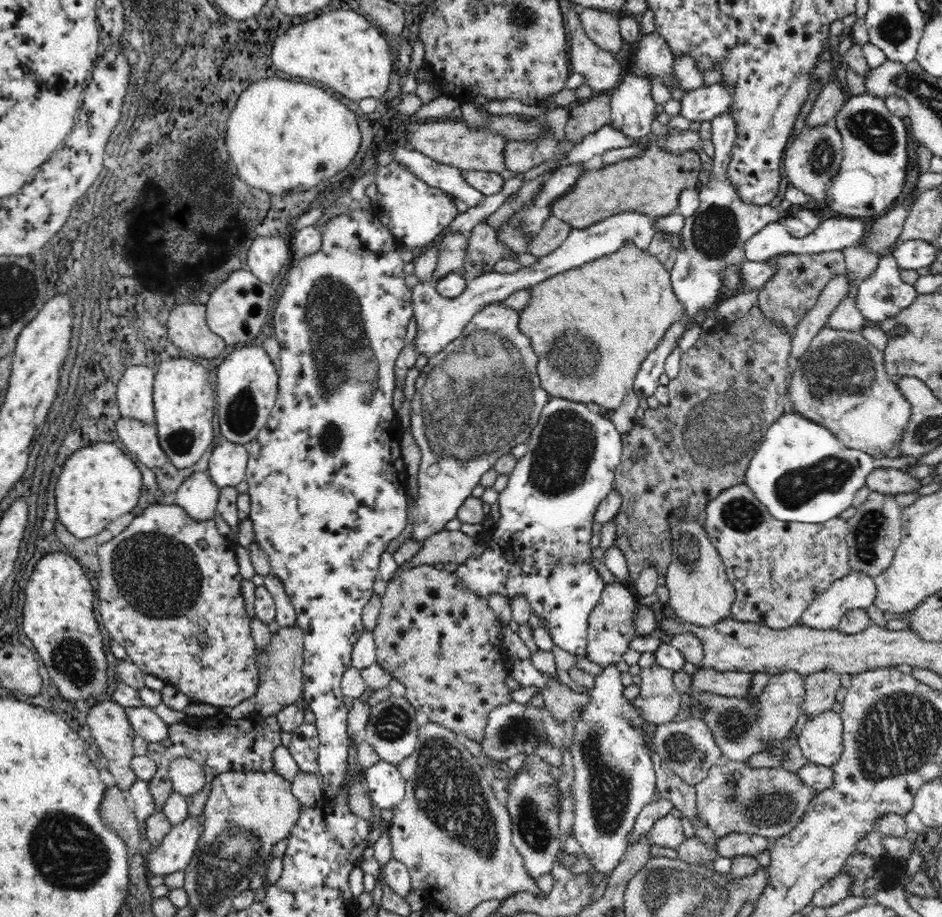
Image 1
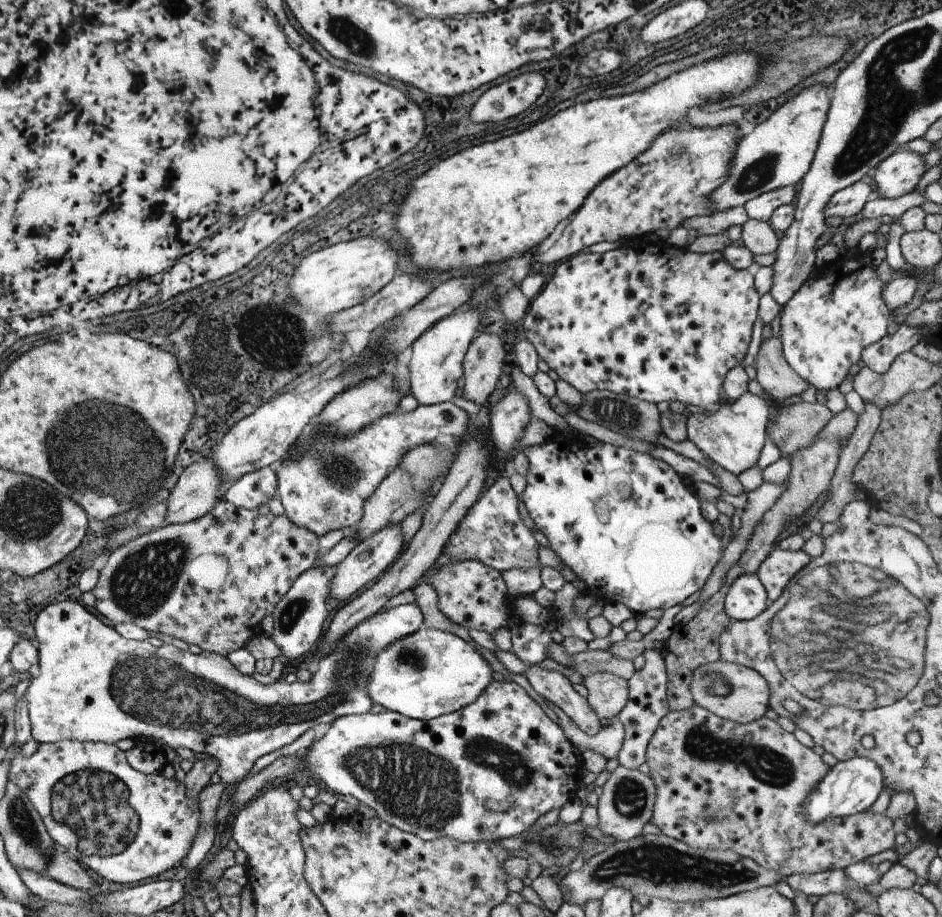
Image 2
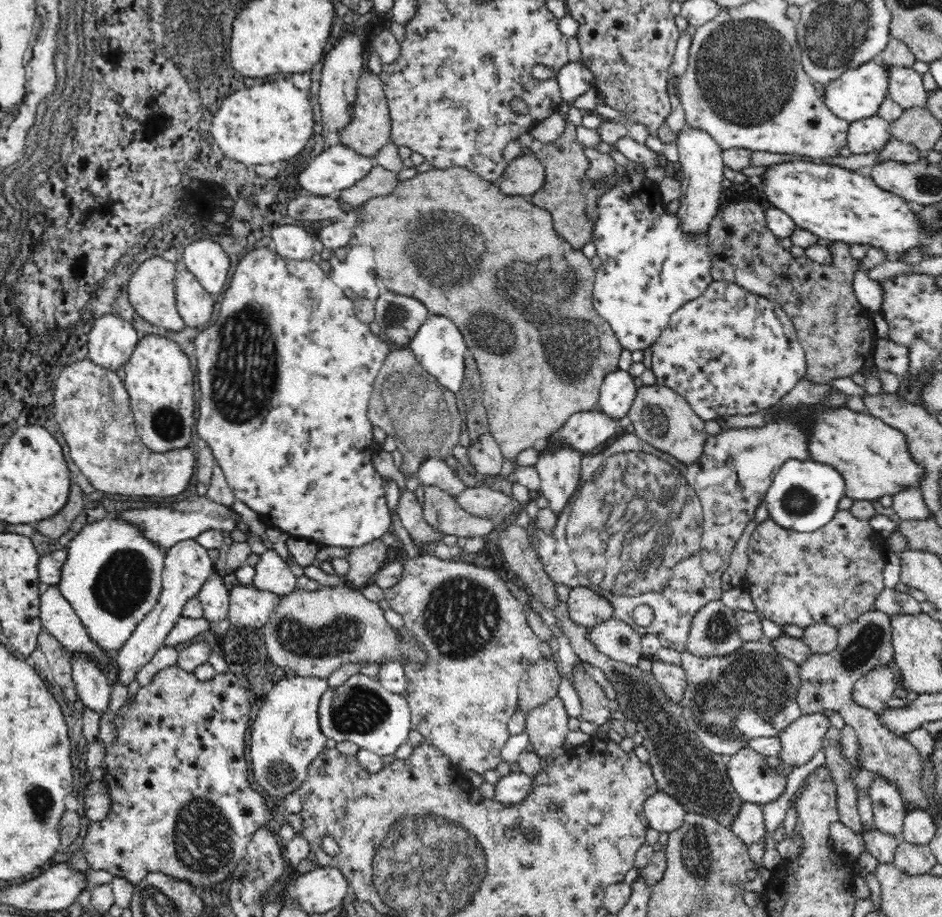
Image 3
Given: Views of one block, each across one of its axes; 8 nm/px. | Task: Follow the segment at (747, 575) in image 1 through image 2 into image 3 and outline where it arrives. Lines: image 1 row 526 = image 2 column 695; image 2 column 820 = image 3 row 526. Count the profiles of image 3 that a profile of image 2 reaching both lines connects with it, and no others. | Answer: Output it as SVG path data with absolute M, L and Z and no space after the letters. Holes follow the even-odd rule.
M838 510L834 518L816 532L788 532L780 528L778 522L768 518L762 522L752 538L748 550L748 568L744 590L748 590L750 600L754 602L758 614L768 618L780 626L792 624L800 628L808 628L814 624L828 624L834 628L842 628L858 616L874 610L878 596L886 590L884 584L884 568L886 568L886 544L874 530L870 520L856 518L850 510Z

